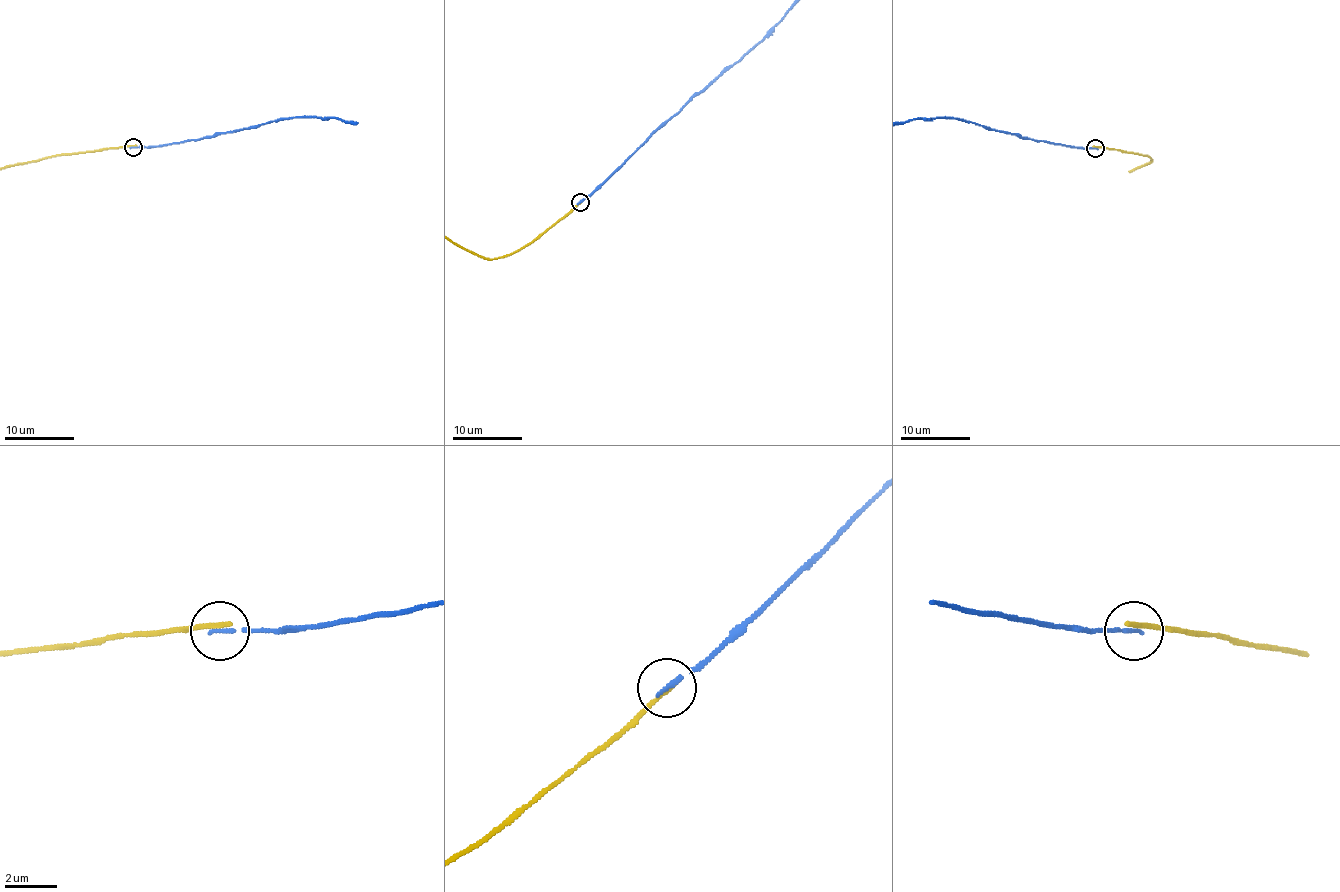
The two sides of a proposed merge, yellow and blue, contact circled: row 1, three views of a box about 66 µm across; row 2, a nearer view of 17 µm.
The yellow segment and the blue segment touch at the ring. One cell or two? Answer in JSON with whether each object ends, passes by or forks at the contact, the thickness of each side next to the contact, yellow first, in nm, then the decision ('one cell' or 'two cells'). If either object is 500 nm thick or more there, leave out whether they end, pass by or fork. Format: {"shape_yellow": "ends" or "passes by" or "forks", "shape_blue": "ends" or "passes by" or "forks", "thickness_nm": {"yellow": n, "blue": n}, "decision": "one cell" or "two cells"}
{"shape_yellow": "ends", "shape_blue": "ends", "thickness_nm": {"yellow": 180, "blue": 160}, "decision": "two cells"}

